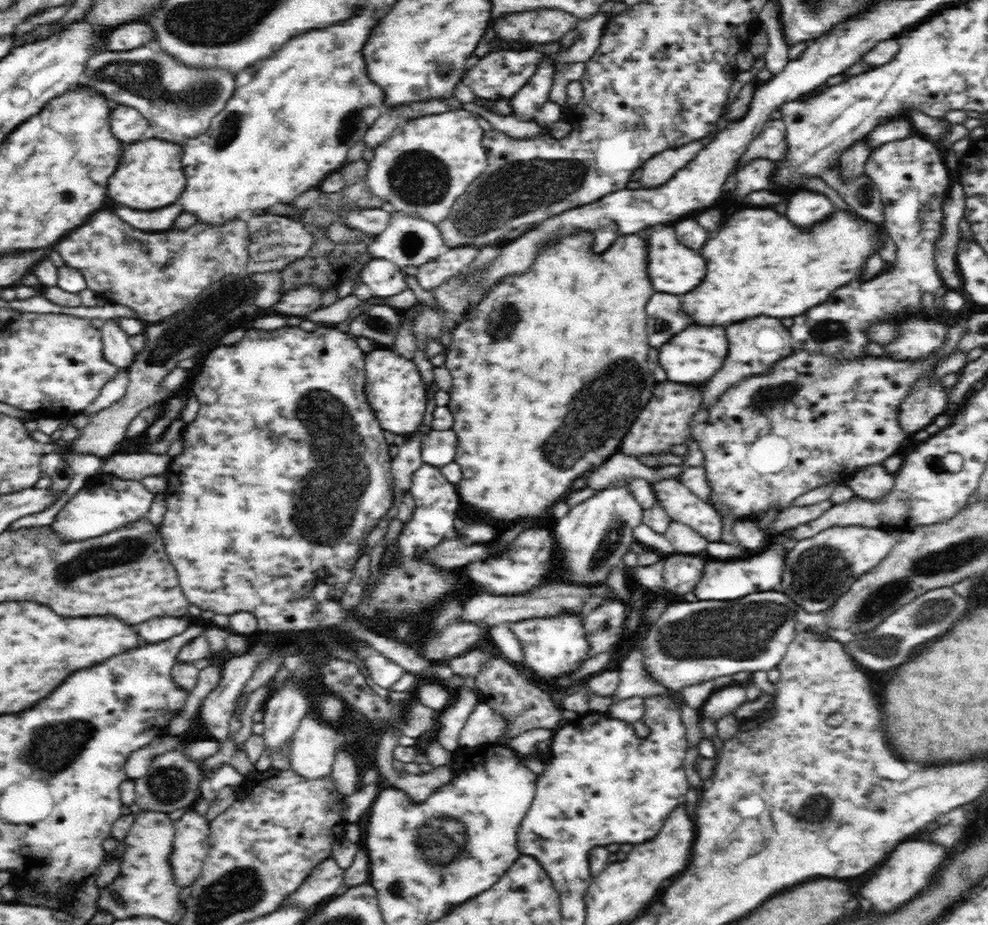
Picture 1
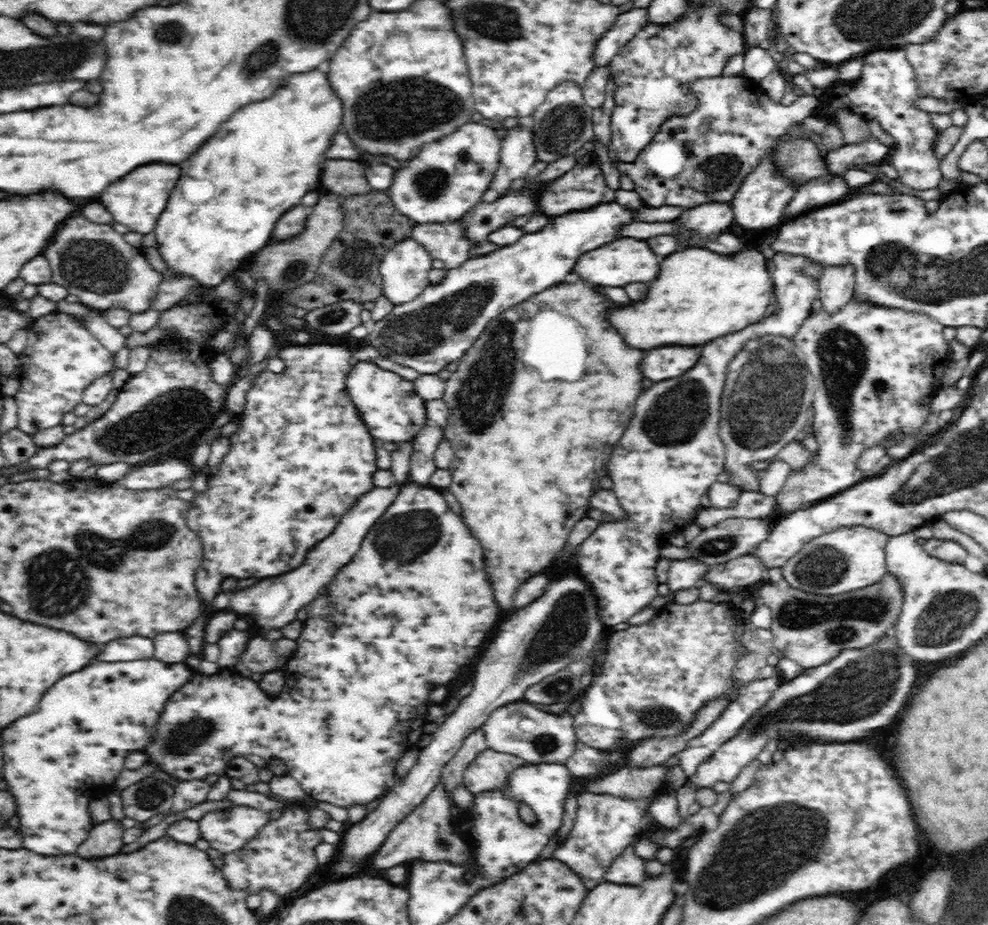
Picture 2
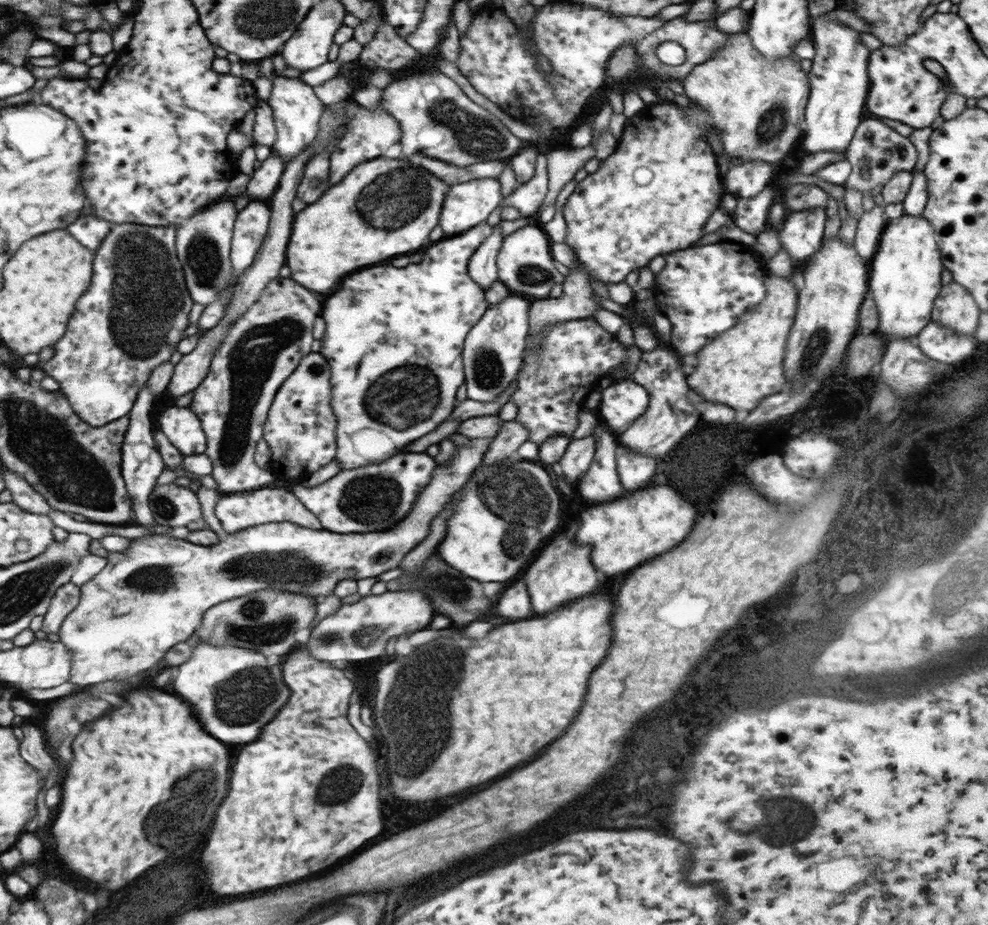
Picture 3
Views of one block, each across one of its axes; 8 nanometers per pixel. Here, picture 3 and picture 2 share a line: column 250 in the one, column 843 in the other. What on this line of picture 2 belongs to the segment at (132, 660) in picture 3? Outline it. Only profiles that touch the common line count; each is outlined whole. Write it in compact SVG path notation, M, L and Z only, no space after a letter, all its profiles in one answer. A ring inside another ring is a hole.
M844 527L811 540L781 570L794 588L823 596L843 595L871 587L886 576L884 546L888 537L864 527Z

